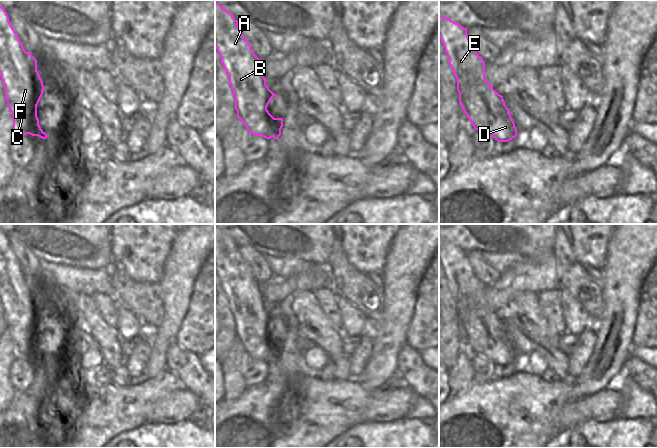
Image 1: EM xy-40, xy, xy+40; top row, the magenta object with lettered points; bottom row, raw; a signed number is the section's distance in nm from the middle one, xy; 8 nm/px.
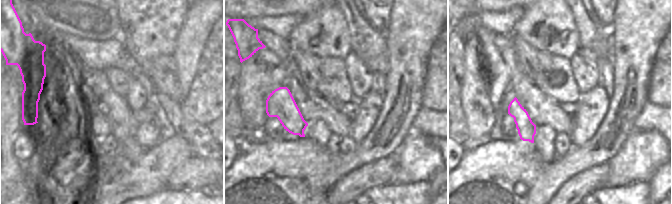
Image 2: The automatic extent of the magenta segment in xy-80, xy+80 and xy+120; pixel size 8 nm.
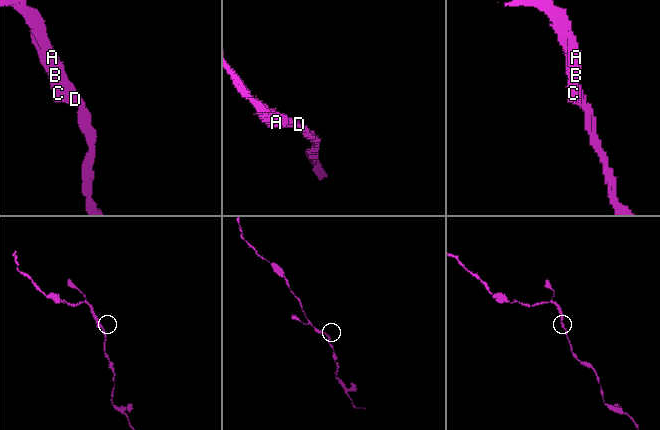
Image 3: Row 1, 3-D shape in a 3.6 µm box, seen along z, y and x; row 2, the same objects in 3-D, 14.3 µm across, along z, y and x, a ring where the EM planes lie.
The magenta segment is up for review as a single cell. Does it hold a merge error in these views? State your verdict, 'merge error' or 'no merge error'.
no merge error

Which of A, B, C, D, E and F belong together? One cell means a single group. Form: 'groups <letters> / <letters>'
groups A B C D E F

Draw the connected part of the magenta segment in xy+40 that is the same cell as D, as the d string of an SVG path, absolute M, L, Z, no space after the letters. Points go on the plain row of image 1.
M439 239L439 262L457 303L459 327L475 354L483 354L498 366L517 360L515 347L498 318L485 302L485 285L475 275L467 252Z

